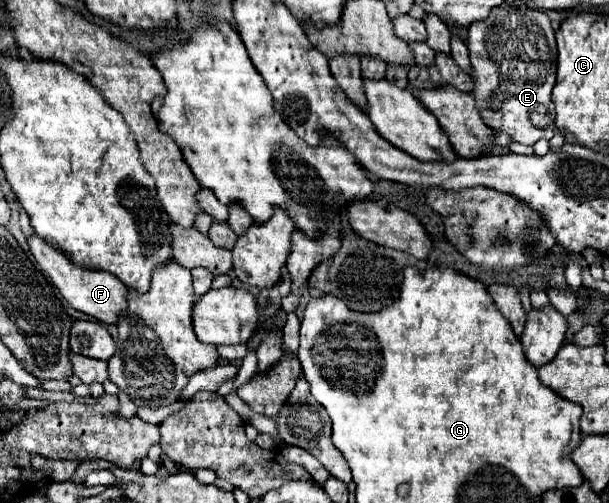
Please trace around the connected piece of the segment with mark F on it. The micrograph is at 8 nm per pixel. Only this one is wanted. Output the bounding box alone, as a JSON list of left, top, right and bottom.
[27,233,127,323]

